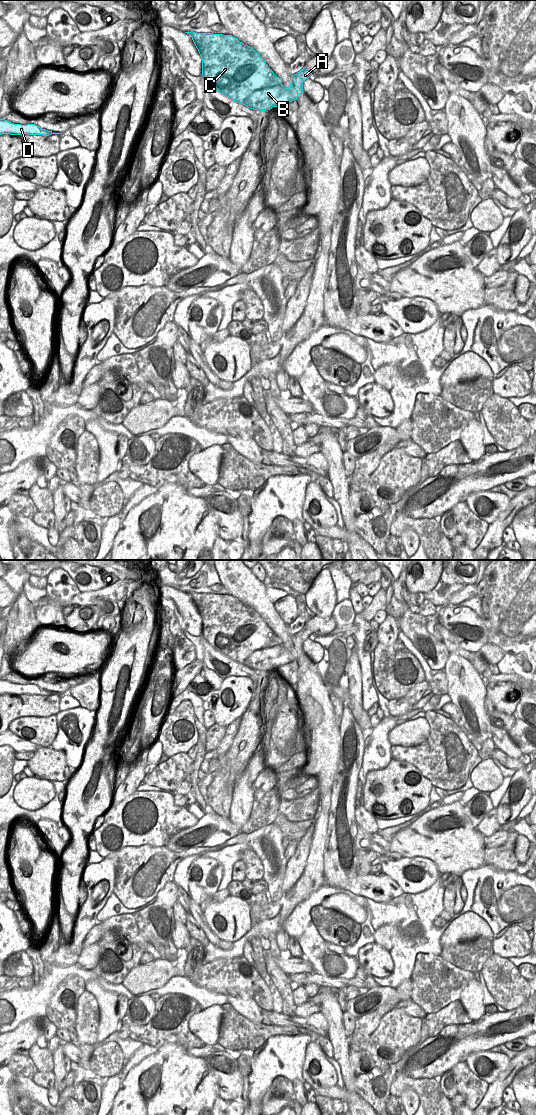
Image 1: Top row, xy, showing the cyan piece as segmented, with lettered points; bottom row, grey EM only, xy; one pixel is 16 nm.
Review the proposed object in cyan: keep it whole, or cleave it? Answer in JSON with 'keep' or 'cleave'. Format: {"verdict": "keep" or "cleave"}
{"verdict": "cleave"}

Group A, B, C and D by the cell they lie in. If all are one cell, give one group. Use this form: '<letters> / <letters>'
A B D / C

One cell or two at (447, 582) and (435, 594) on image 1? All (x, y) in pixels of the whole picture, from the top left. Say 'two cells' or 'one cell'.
one cell

